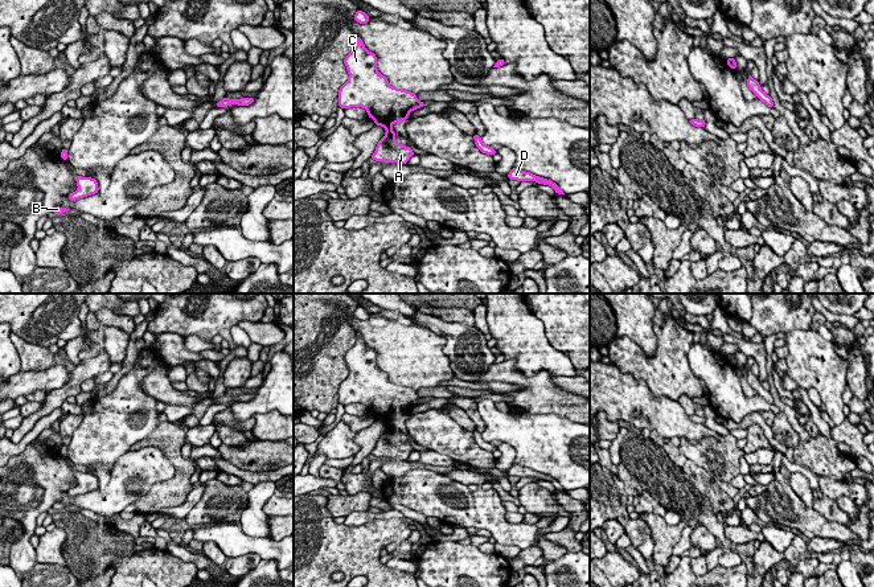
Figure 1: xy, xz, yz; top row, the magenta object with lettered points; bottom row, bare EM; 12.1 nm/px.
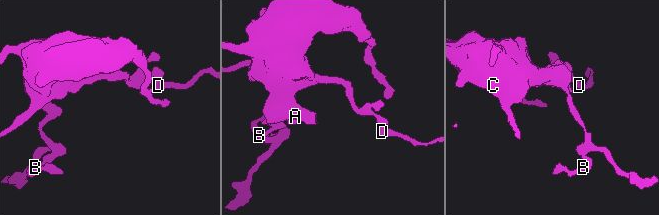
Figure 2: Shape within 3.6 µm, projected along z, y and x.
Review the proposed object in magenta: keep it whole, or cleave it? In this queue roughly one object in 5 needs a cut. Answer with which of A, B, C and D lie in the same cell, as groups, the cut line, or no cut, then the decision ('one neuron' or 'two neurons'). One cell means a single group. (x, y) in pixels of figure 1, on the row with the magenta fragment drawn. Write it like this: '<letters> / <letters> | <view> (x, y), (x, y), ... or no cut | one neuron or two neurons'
A B C D | no cut | one neuron

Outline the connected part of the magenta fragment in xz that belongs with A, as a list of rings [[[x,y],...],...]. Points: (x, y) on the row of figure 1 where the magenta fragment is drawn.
[[[357,36],[356,48],[345,57],[348,81],[338,90],[338,107],[362,107],[368,116],[386,130],[370,159],[381,163],[407,164],[414,151],[395,141],[394,123],[407,120],[413,110],[427,106],[417,94],[391,87],[389,79],[377,70],[377,56],[369,52]]]

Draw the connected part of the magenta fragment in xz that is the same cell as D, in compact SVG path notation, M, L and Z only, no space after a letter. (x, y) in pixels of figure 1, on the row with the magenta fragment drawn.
M512 168L512 171L508 173L508 178L509 180L518 180L521 181L537 181L538 184L543 184L543 185L550 185L557 194L565 194L563 190L551 180L536 176L530 172L525 172L517 168Z

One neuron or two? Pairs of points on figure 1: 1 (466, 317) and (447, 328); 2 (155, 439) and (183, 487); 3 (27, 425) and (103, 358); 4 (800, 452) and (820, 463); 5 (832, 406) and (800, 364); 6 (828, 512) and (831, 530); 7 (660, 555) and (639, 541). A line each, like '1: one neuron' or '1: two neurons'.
1: two neurons
2: one neuron
3: one neuron
4: one neuron
5: one neuron
6: two neurons
7: two neurons

